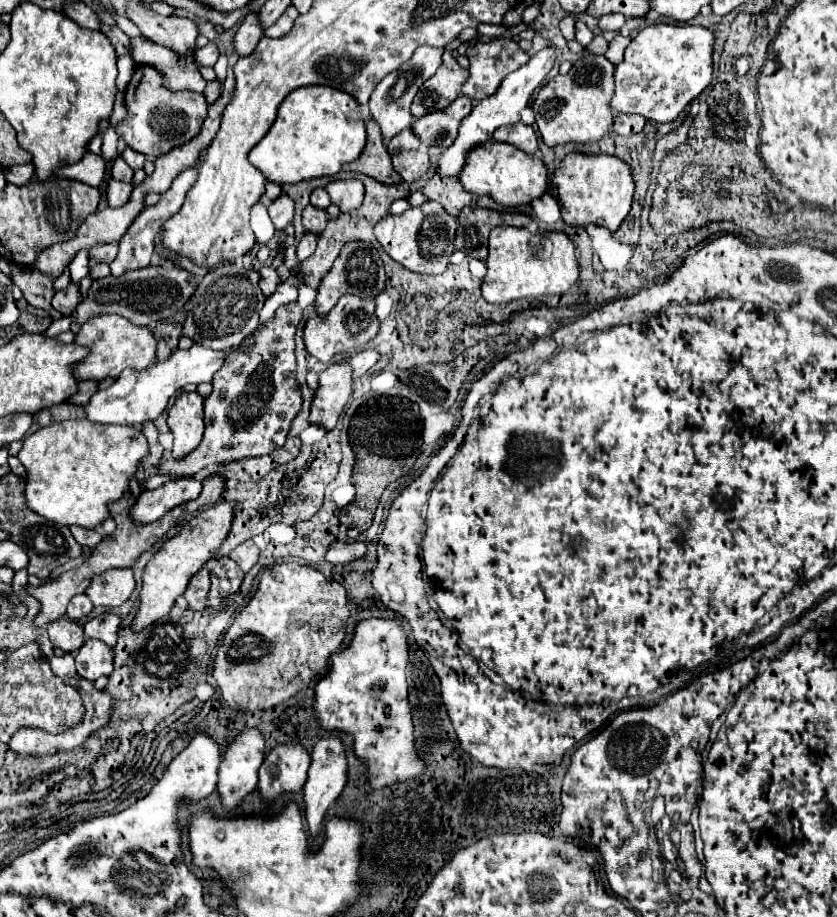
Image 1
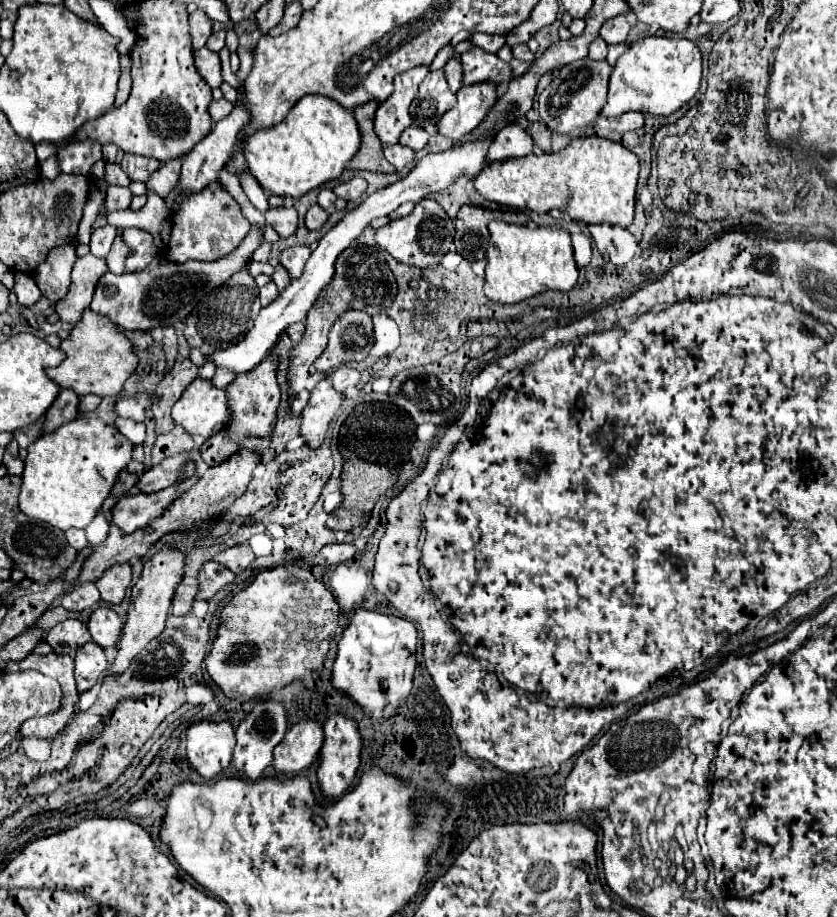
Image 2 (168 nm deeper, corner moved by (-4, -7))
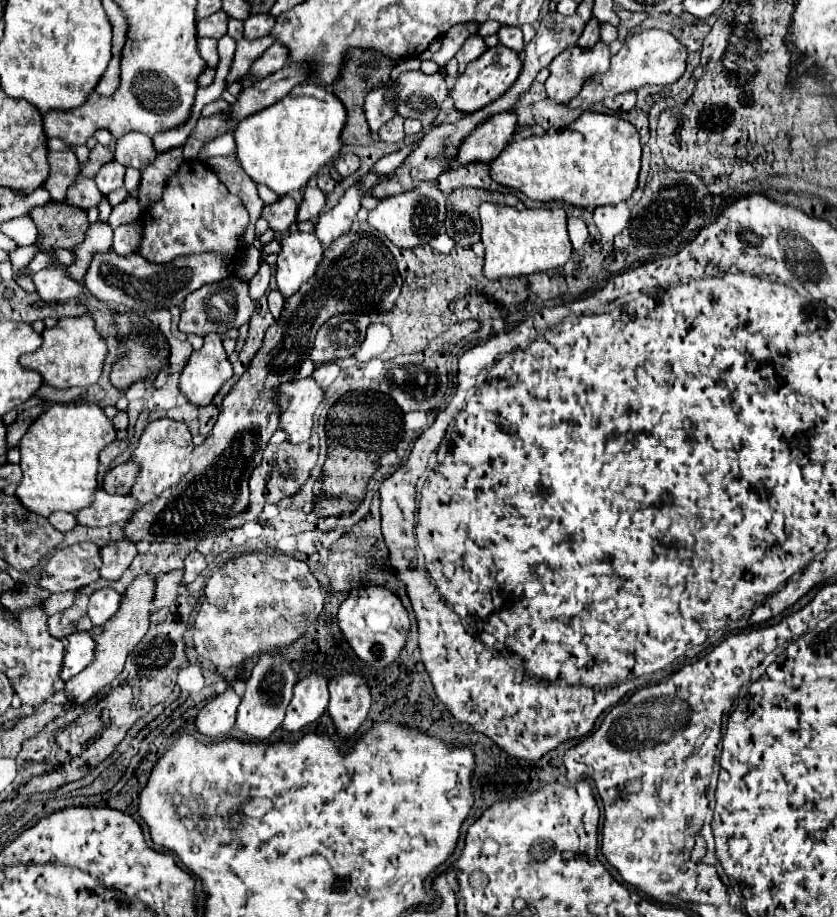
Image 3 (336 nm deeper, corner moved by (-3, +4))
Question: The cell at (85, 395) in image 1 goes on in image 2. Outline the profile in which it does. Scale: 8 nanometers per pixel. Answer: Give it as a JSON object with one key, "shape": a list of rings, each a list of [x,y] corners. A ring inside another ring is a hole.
{"shape":[[[62,389],[58,399],[46,411],[44,431],[46,433],[54,431],[56,427],[60,427],[60,425],[72,421],[74,417],[78,417],[78,405],[80,405],[80,397],[72,389]]]}

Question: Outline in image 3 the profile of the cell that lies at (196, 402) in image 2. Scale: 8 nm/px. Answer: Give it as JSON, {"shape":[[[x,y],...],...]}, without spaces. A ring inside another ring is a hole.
{"shape":[[[209,332],[205,344],[189,356],[179,378],[179,390],[193,406],[205,408],[231,376],[233,368],[223,348],[223,340],[217,332]]]}

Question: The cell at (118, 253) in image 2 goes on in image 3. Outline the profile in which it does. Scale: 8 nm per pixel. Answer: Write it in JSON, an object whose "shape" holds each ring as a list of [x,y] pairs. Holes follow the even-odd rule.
{"shape":[[[127,196],[127,200],[125,202],[121,202],[121,204],[117,204],[115,208],[113,208],[113,212],[111,212],[111,216],[109,216],[109,224],[111,224],[111,228],[117,228],[117,226],[121,226],[121,224],[127,224],[127,222],[133,222],[135,218],[139,218],[141,216],[141,206],[139,206],[139,198],[137,196]]]}

